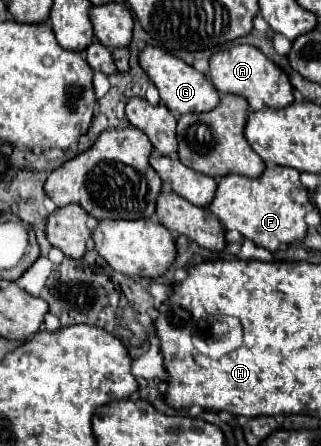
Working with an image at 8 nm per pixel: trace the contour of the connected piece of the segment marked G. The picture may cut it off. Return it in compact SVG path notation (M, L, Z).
M147 45L141 53L139 53L139 65L141 69L149 75L149 79L153 81L153 85L159 91L161 101L167 105L167 109L173 115L183 115L183 113L201 113L201 111L211 111L213 107L217 107L219 103L219 93L215 91L215 87L209 83L207 75L199 73L197 69L193 69L191 65L187 65L185 61L181 61L179 57L173 57L169 53L165 53L159 47L151 47Z

